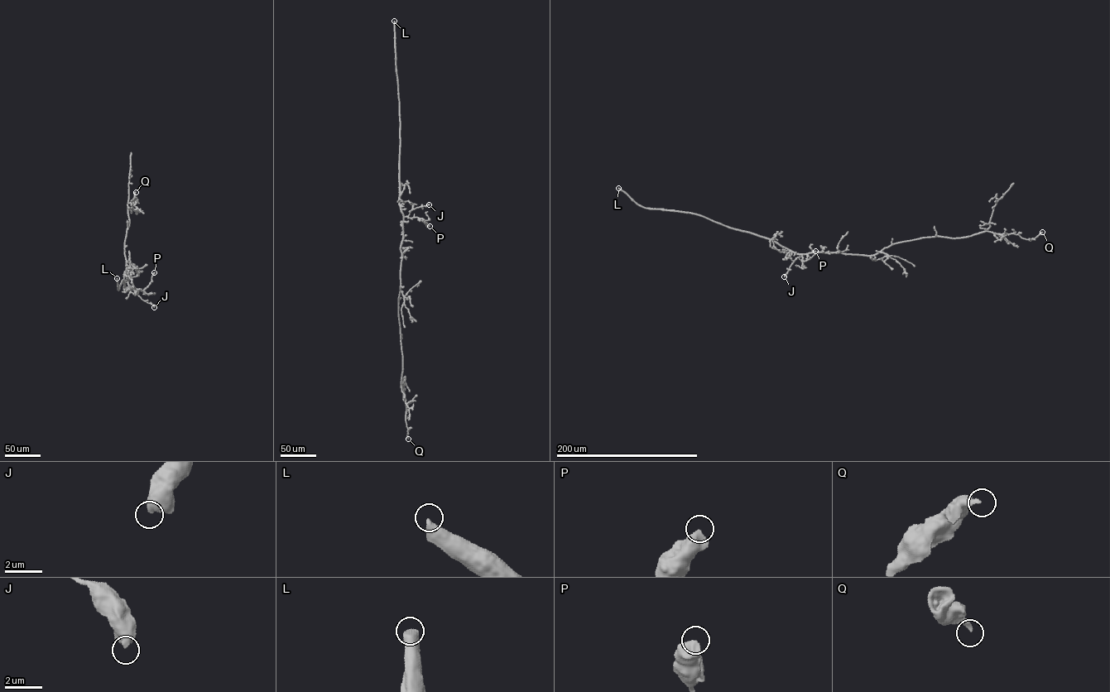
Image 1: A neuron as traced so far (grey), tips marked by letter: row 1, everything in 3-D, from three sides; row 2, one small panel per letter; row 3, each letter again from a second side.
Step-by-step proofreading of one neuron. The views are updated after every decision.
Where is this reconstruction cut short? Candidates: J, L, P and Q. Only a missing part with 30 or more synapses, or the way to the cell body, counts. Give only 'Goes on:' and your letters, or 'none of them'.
Goes on: L

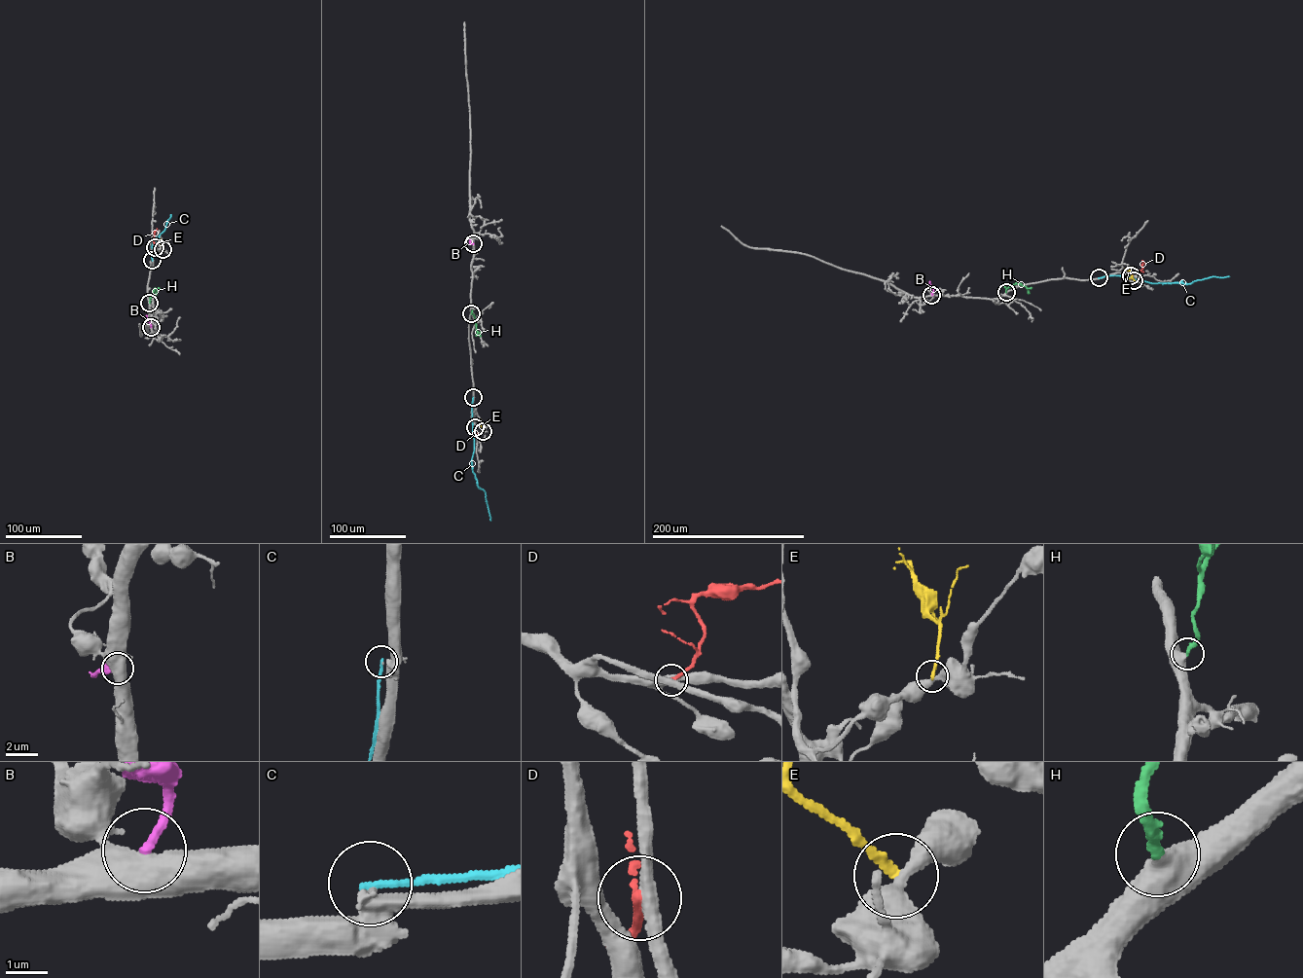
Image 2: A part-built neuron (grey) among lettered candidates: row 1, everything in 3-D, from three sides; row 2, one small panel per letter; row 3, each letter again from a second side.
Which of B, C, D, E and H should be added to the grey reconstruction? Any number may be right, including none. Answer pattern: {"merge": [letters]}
{"merge": ["H"]}

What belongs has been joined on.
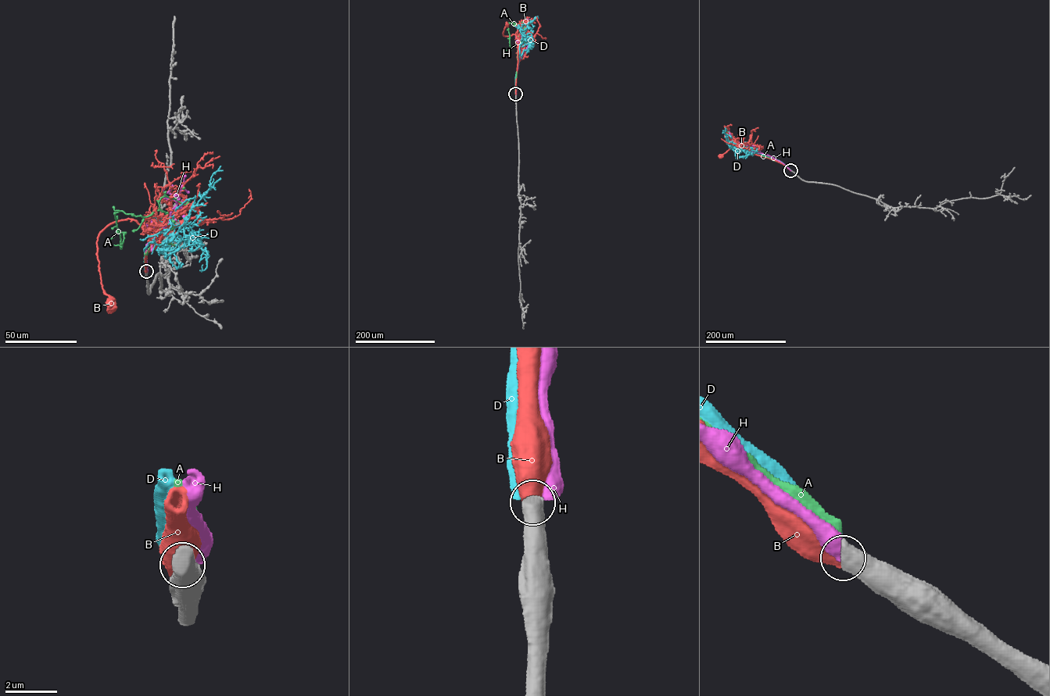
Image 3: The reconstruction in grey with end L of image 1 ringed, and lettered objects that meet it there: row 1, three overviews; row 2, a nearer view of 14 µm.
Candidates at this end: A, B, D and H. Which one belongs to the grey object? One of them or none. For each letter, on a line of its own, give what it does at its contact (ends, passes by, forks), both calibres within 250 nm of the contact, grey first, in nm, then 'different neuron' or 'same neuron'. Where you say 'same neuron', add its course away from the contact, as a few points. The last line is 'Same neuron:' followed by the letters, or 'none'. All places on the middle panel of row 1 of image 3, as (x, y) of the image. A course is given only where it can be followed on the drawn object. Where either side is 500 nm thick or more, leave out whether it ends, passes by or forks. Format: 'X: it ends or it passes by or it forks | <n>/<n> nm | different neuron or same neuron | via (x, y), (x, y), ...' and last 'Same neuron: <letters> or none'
A: 500/360 nm | different neuron
B: 650/700 nm | same neuron | via (515, 94), (518, 40), (514, 34), (503, 35), (507, 25)
D: 600/440 nm | different neuron
H: 650/550 nm | different neuron
Same neuron: B

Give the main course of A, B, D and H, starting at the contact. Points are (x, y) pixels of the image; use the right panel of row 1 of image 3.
A: (790, 170), (780, 162), (747, 151), (732, 140), (727, 132), (740, 145), (750, 147)
B: (790, 170), (775, 160), (748, 151), (737, 142), (739, 138), (721, 156)
D: (790, 170), (770, 156), (736, 149), (727, 138), (725, 127)
H: (790, 170), (768, 155), (740, 147), (725, 127)

